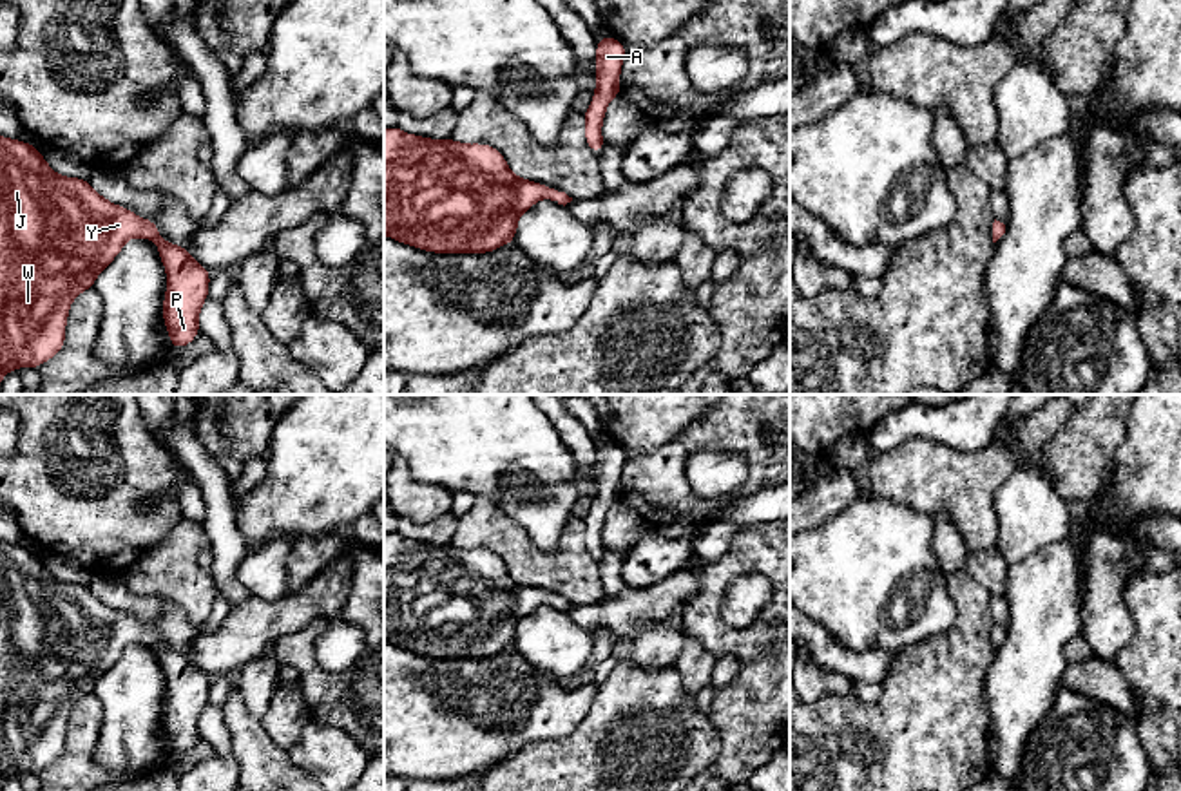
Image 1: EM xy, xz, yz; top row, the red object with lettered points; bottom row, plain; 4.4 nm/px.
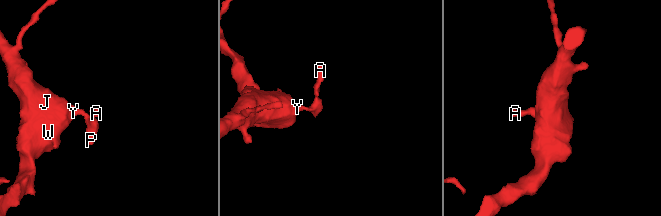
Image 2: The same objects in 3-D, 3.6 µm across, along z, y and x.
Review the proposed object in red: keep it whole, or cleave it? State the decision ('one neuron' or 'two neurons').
one neuron

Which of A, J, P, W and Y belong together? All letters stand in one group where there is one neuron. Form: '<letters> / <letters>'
A J P W Y

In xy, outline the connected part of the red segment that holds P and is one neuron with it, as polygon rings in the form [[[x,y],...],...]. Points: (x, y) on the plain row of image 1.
[[[0,541],[0,789],[11,775],[38,775],[63,755],[72,706],[85,695],[94,693],[98,681],[132,643],[150,644],[158,650],[167,677],[163,728],[172,755],[185,753],[201,739],[199,715],[208,704],[212,679],[185,652],[161,644],[152,624],[138,623],[129,614],[107,606],[89,590],[89,585],[56,579],[34,550]]]

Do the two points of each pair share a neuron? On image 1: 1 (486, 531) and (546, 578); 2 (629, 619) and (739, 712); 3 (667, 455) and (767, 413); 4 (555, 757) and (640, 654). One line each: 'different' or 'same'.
1: same
2: different
3: same
4: different

